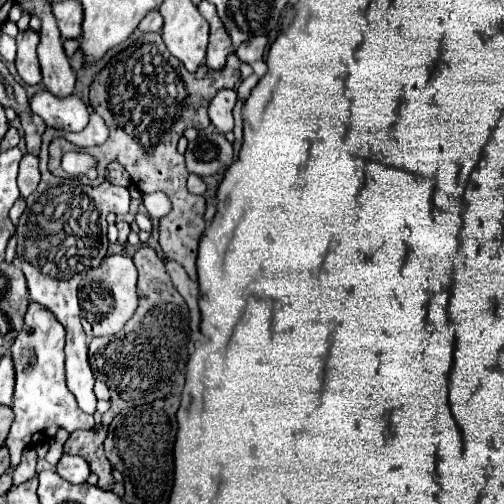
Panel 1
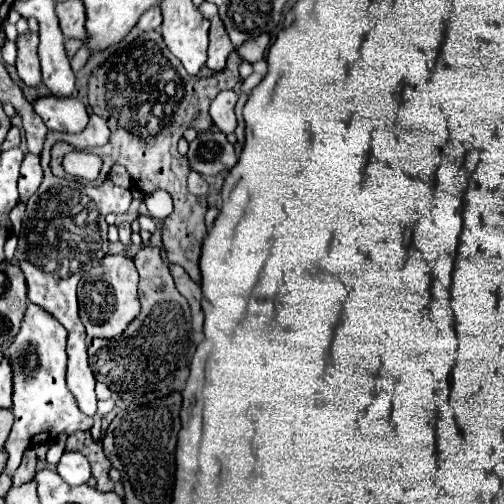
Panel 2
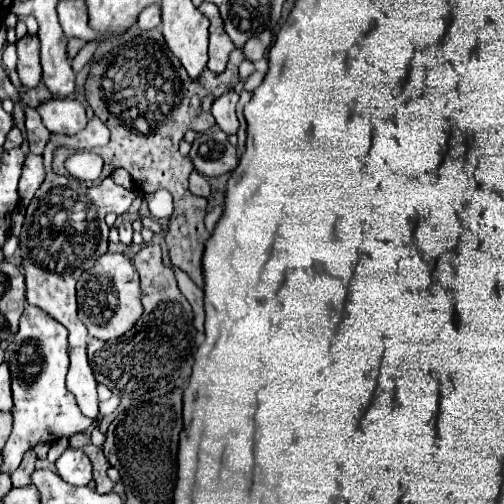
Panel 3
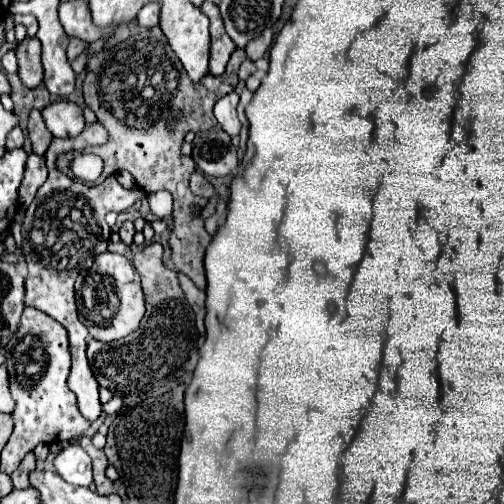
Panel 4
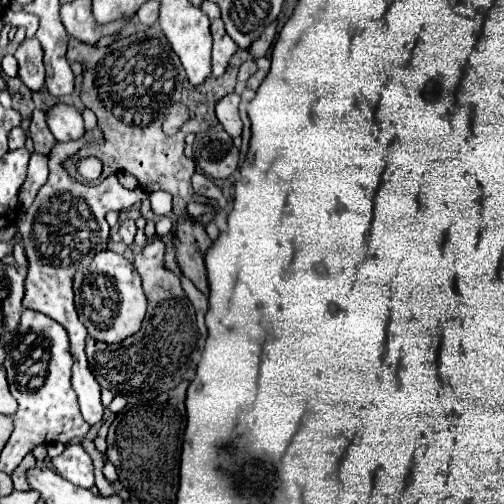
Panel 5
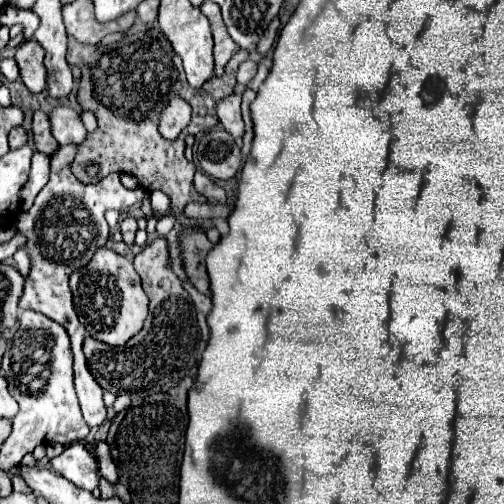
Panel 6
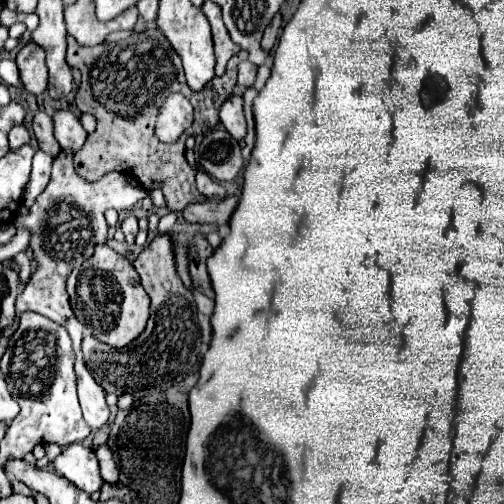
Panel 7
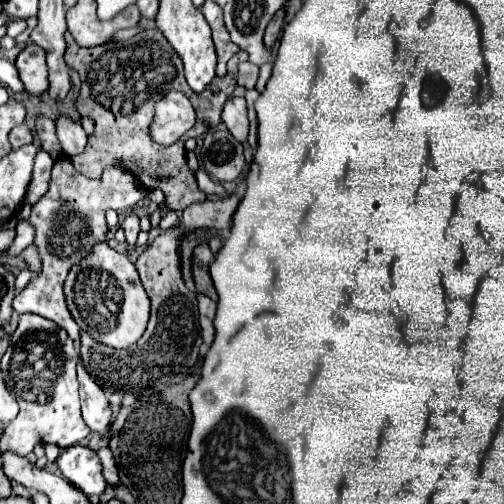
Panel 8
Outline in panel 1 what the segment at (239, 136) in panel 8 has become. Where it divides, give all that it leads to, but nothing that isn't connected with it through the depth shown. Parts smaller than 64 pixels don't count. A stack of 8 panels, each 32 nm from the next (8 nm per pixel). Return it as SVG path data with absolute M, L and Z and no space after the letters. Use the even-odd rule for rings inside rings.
M220 90L214 100L210 102L208 114L212 124L216 126L218 132L232 132L234 128L234 116L232 116L232 108L238 100L238 94L234 90Z

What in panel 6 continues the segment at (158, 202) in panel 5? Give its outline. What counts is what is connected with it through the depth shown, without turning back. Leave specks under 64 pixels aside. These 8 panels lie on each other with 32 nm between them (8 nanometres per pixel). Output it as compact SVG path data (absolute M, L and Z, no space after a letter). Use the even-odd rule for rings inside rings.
M161 190L150 192L149 199L155 212L159 212L163 215L170 212L170 199Z

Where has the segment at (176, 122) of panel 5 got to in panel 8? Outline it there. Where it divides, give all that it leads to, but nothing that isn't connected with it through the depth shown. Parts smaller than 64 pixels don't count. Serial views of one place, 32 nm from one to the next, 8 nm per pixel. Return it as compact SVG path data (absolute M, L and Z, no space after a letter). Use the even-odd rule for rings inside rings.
M172 90L156 100L150 138L162 146L170 146L180 140L194 126L194 122L196 114L190 100L182 92Z

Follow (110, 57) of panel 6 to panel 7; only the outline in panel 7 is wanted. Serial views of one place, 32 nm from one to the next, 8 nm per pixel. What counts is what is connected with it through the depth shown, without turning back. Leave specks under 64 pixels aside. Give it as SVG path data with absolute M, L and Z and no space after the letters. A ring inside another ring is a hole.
M148 28L138 32L118 44L100 44L100 46L80 46L72 36L66 36L68 52L66 62L70 68L78 68L82 74L82 84L76 94L76 106L82 114L92 114L96 118L96 130L88 136L84 148L74 154L74 168L86 180L100 180L110 170L120 170L134 174L134 178L146 188L160 188L166 196L168 210L180 212L190 202L206 202L206 196L198 192L194 174L196 170L184 158L184 142L190 136L198 136L202 132L212 130L220 118L220 104L232 94L236 86L236 68L242 60L248 60L248 52L240 50L230 58L228 70L222 78L212 78L210 84L204 86L202 92L194 92L184 78L182 60L168 44L166 36L158 28ZM106 56L106 72L102 82L96 86L96 74L100 68L100 60ZM106 88L106 96L104 94ZM98 90L98 92L96 92ZM168 92L182 92L190 104L194 106L194 124L192 128L180 136L174 144L160 144L156 136L152 136L152 124L156 124L156 106L160 100L168 96Z

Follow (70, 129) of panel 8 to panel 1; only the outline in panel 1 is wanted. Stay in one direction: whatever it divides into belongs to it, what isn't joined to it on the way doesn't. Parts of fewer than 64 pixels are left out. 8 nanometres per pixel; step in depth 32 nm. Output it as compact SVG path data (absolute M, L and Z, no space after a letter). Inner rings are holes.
M38 92L30 98L30 106L50 128L80 132L88 124L86 104L78 96L56 98L50 92Z

